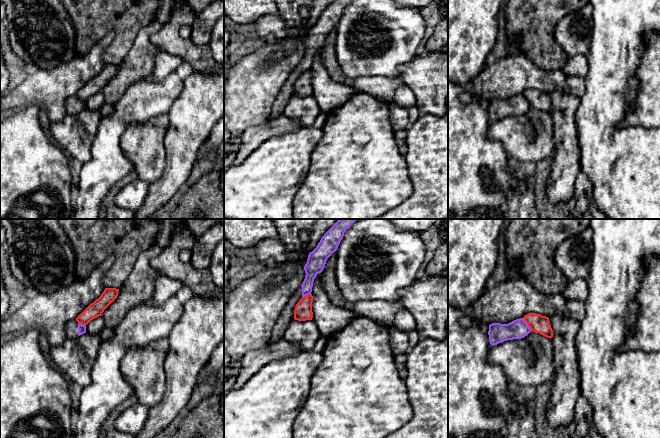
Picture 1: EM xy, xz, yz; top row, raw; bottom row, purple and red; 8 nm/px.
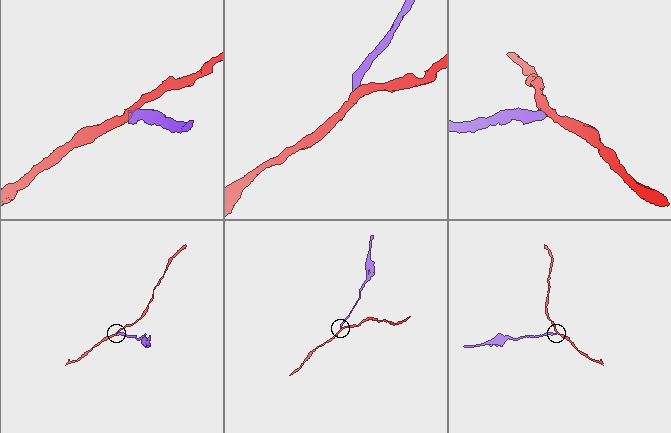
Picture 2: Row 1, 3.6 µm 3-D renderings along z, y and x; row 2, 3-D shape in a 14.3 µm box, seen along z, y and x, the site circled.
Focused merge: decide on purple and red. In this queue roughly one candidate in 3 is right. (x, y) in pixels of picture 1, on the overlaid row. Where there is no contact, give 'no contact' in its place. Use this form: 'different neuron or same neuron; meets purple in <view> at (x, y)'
different neuron; meets purple in yz at (527, 324)

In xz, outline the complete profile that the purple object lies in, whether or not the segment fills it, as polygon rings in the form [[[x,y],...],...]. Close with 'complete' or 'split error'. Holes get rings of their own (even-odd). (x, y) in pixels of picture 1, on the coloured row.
[[[339,219],[324,234],[316,248],[309,253],[307,263],[304,266],[306,273],[305,279],[301,287],[284,307],[280,317],[274,325],[272,337],[266,346],[273,345],[283,338],[284,332],[294,318],[296,304],[302,297],[311,294],[314,279],[323,271],[327,259],[337,250],[346,230],[357,220],[359,219]]]; split error

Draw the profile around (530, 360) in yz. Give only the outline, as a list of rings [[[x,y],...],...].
[[[531,332],[521,339],[507,340],[493,345],[489,352],[489,361],[492,364],[500,365],[510,384],[520,386],[538,386],[555,378],[555,350],[550,338],[539,333]]]

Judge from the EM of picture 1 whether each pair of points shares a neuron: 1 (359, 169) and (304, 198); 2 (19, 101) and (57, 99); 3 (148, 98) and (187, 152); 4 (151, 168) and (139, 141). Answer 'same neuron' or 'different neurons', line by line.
1: same neuron
2: same neuron
3: different neurons
4: same neuron

